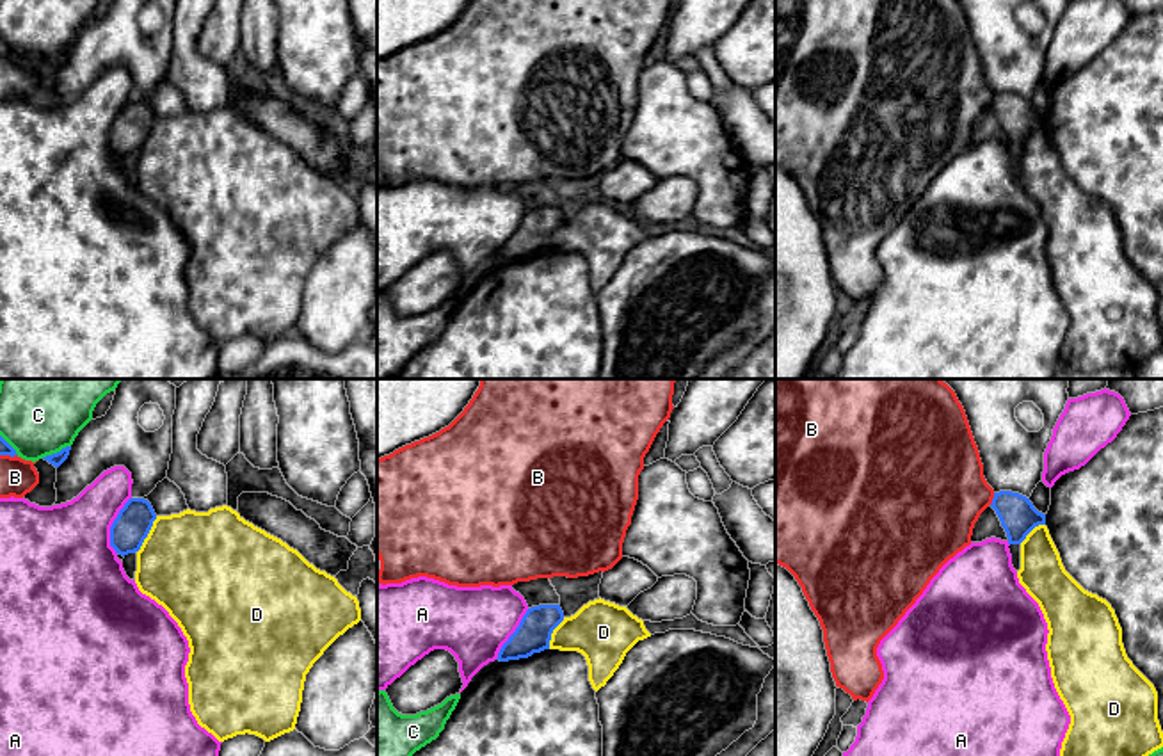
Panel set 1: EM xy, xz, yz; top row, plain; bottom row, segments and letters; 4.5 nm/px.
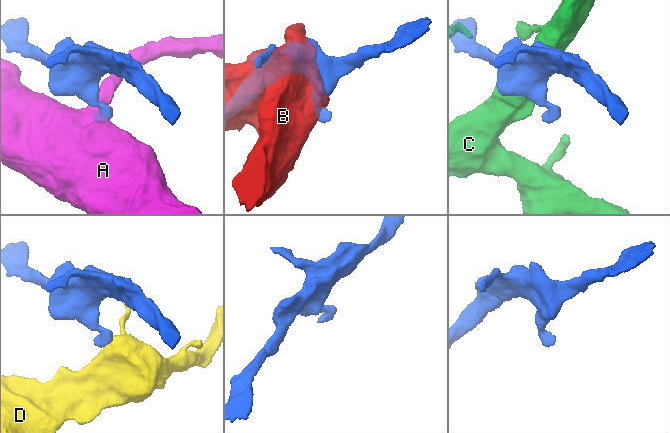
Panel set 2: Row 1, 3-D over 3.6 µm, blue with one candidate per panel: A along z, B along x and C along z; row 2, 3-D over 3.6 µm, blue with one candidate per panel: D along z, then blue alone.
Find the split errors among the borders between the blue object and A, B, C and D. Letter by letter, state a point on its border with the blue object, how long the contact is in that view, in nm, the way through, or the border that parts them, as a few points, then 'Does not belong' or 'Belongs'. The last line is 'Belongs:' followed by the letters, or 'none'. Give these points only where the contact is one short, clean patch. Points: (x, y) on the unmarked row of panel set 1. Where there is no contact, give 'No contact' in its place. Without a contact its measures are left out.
A: Touches blue at xy (112, 127). Shared border 280 nm. Boundary: xy (130, 98), (111, 128), (111, 148), (116, 155). Does not belong
B: Touches blue at xy (9, 56). Shared border 80 nm. Does not belong
C: Touches blue at xy (57, 54). Shared border 150 nm. Does not belong
D: Touches blue at xy (148, 134). Shared border 190 nm. Boundary: xy (157, 118), (137, 153). Does not belong
Belongs: none

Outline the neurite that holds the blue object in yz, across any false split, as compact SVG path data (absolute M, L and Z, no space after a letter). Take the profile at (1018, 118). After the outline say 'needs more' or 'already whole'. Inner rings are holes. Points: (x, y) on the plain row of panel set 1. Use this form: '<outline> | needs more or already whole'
M994 94L991 109L1007 133L1008 146L1021 146L1035 128L1046 126L1046 116L1039 114L1030 100L1019 94Z | already whole

